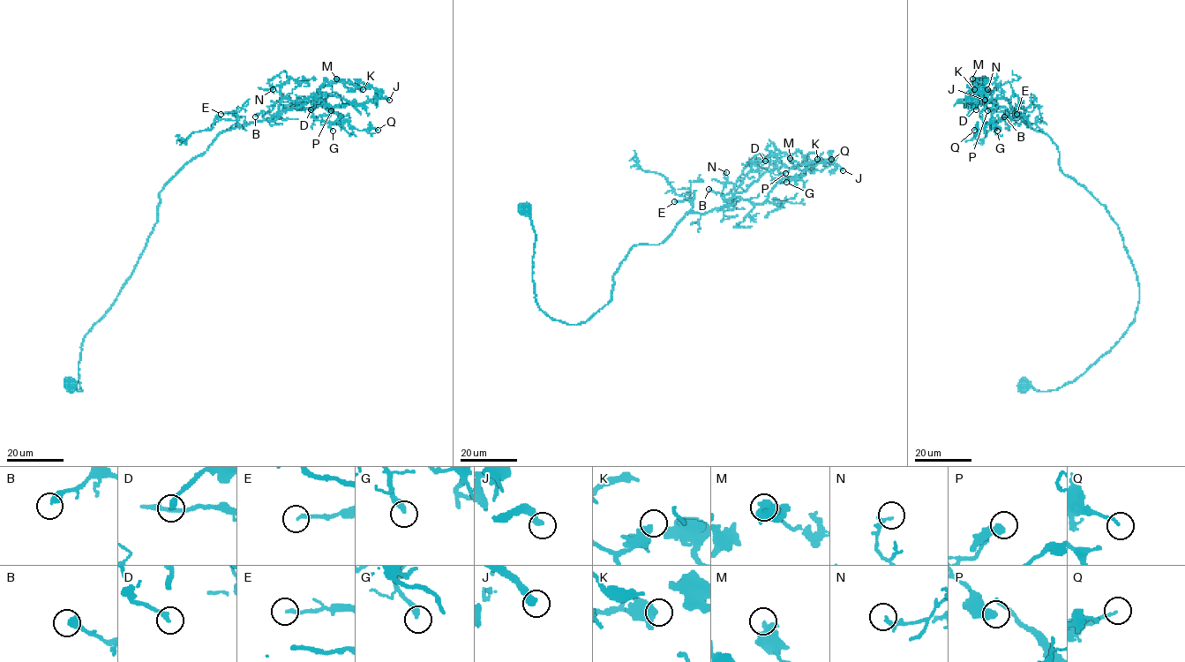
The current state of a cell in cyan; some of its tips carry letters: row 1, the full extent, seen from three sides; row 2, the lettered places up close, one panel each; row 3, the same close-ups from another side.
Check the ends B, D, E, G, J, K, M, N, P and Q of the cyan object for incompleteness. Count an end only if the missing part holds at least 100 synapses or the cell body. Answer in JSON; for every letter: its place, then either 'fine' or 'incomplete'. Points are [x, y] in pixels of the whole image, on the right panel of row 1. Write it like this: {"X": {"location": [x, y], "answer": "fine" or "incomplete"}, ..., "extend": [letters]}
{"B": {"location": [1004, 116], "answer": "fine"}, "D": {"location": [976, 109], "answer": "fine"}, "E": {"location": [1016, 114], "answer": "fine"}, "G": {"location": [997, 131], "answer": "fine"}, "J": {"location": [985, 100], "answer": "incomplete"}, "K": {"location": [974, 89], "answer": "fine"}, "M": {"location": [972, 78], "answer": "fine"}, "N": {"location": [987, 89], "answer": "fine"}, "P": {"location": [987, 110], "answer": "fine"}, "Q": {"location": [974, 130], "answer": "fine"}, "extend": ["J"]}

